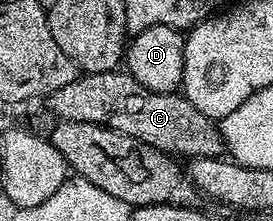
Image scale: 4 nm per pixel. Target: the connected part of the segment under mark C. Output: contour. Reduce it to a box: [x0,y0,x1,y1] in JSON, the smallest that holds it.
[47,71,226,159]

